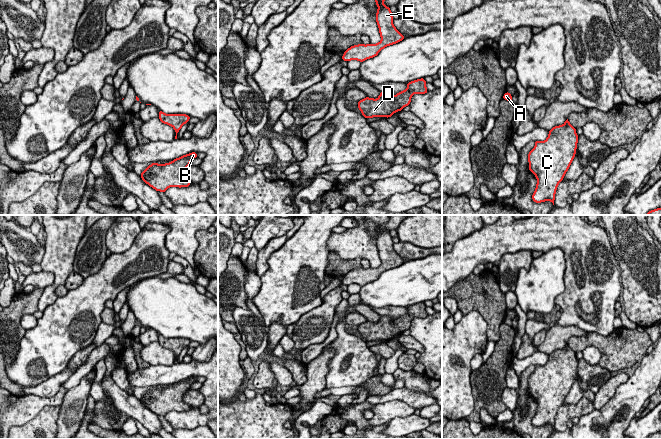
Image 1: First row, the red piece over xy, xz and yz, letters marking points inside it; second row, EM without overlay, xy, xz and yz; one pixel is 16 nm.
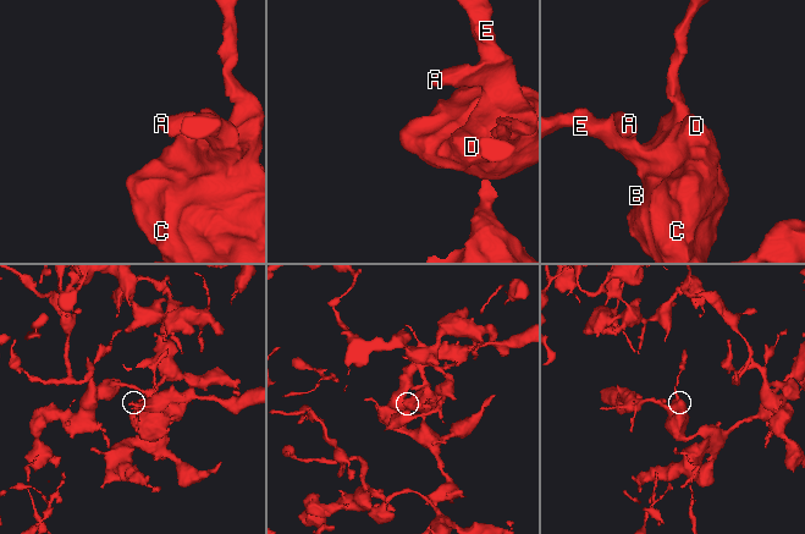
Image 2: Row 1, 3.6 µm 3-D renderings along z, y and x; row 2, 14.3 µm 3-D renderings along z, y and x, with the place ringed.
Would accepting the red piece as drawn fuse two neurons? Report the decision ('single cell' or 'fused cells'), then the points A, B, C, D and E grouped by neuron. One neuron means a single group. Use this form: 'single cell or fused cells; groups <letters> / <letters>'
single cell; groups A B C D E

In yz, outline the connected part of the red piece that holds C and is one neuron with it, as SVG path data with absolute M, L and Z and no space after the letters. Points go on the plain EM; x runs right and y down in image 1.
M568 343L563 349L553 351L545 365L535 365L535 371L528 378L529 394L537 402L536 413L532 419L534 426L540 427L549 424L554 429L557 410L563 404L575 381L577 366L576 353Z

